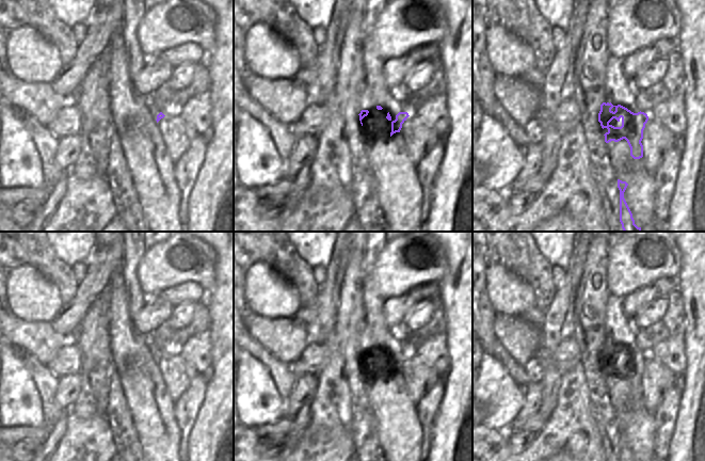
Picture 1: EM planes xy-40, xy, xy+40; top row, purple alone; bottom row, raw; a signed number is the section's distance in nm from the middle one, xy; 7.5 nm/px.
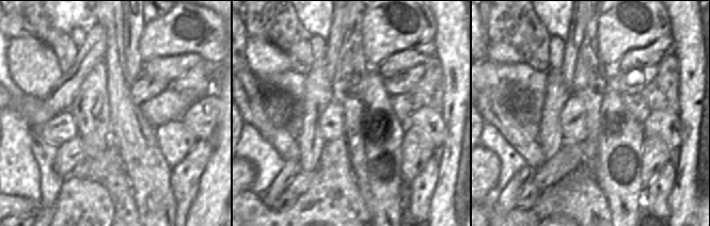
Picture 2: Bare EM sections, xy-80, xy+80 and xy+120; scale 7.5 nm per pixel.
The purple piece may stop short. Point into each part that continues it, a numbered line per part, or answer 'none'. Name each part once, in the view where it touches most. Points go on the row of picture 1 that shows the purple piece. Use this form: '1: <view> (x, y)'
1: xy+40 (620, 91)

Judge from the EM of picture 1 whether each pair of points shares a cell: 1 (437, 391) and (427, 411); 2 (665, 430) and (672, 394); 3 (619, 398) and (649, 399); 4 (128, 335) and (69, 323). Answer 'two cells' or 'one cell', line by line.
1: one cell
2: one cell
3: two cells
4: two cells

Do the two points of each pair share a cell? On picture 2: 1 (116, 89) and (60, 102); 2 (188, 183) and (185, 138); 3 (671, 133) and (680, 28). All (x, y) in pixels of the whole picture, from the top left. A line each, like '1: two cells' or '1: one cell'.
1: two cells
2: two cells
3: two cells

